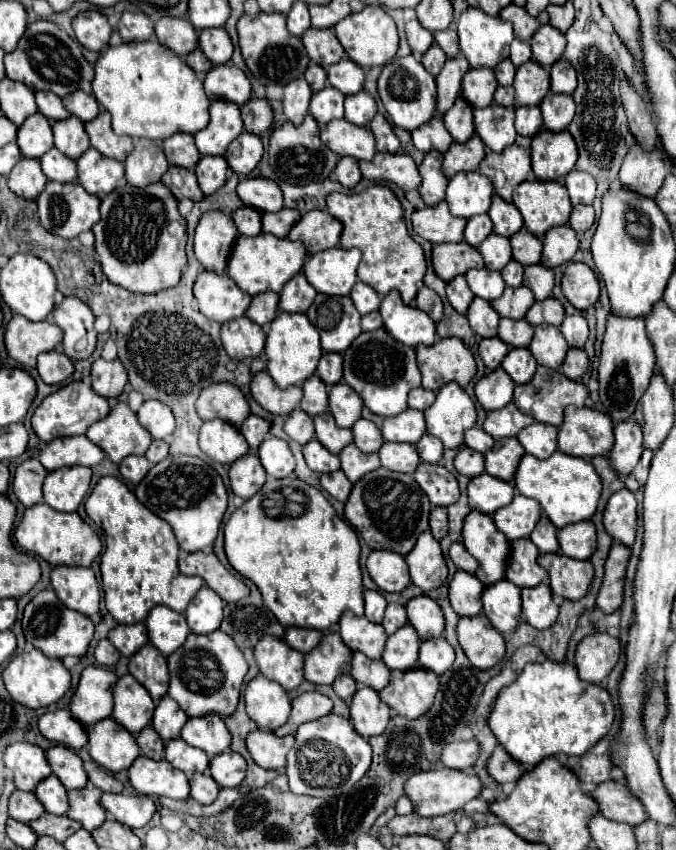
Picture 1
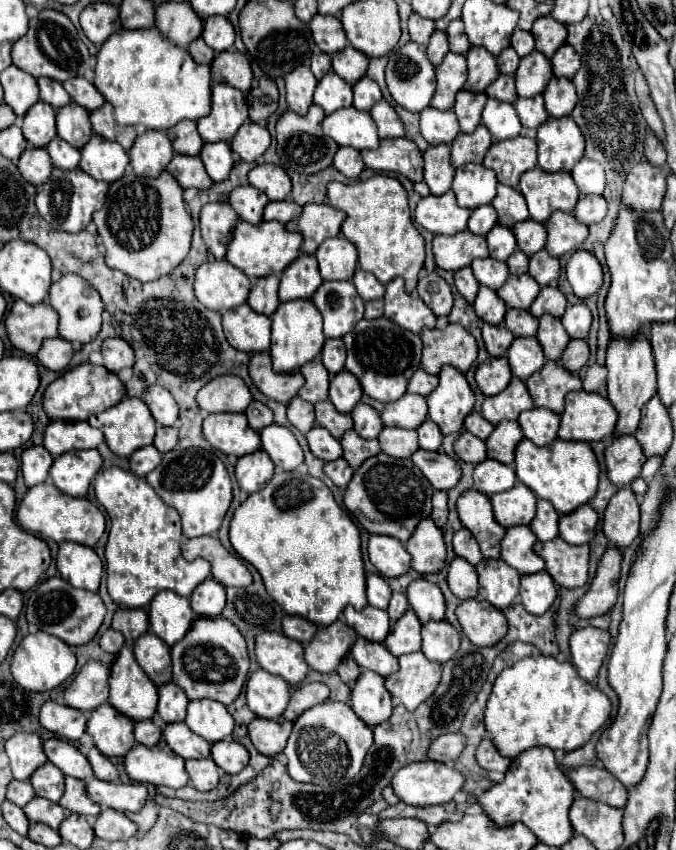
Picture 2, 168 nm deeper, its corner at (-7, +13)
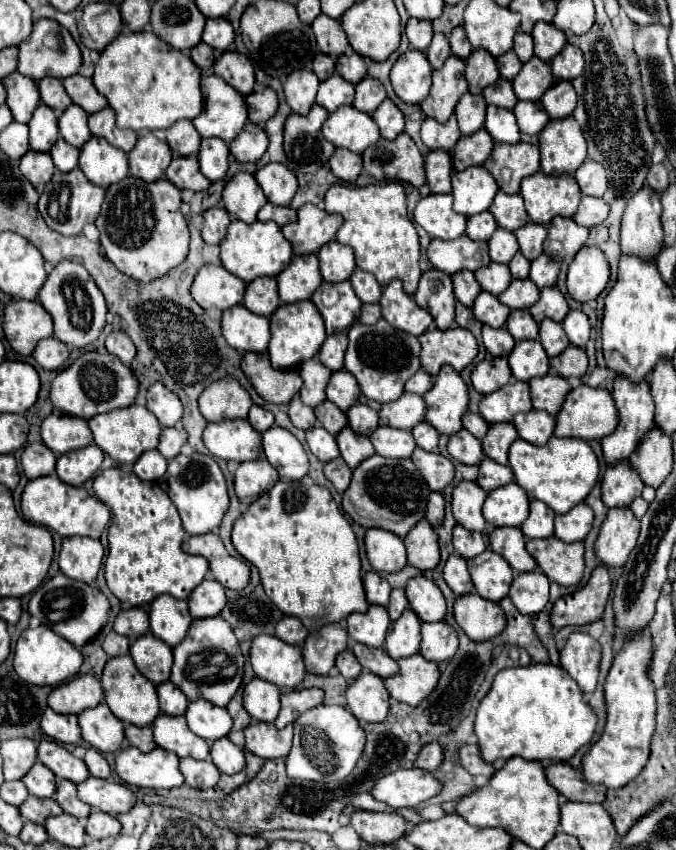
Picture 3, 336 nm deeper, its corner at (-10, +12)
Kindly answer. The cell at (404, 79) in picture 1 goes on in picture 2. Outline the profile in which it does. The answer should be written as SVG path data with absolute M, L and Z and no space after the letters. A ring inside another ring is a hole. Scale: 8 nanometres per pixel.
M407 42L403 48L395 50L389 56L385 78L387 78L387 88L393 96L393 100L409 112L421 112L423 108L427 108L431 104L431 98L435 96L435 84L437 84L435 66L427 60L425 50L415 42Z

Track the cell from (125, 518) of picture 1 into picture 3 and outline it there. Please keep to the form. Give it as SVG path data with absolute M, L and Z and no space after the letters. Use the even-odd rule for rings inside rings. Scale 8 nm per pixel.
M112 467L96 475L94 495L112 511L112 523L108 527L110 553L104 563L104 577L110 591L122 603L144 607L162 593L186 599L202 583L208 573L208 561L182 551L184 529L180 515L160 485L142 483L132 471Z

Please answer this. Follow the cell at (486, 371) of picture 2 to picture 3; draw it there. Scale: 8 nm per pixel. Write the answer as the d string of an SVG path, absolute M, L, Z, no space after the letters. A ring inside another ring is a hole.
M486 357L474 367L470 379L472 379L472 387L480 395L486 395L506 385L512 379L512 373L504 357Z

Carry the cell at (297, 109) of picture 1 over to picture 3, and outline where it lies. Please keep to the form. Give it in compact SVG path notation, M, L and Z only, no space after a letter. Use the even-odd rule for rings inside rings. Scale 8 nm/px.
M298 69L298 73L290 73L284 83L284 95L294 113L306 115L310 111L316 101L318 83L320 81L312 69Z

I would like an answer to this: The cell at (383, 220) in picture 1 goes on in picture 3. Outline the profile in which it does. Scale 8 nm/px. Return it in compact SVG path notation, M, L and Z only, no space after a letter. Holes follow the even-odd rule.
M396 181L384 185L366 187L342 187L334 185L326 191L326 213L340 213L344 225L338 229L336 239L342 245L352 247L356 265L368 273L374 273L380 285L388 285L392 279L400 279L404 291L414 295L420 279L420 243L412 221L406 215L404 189Z

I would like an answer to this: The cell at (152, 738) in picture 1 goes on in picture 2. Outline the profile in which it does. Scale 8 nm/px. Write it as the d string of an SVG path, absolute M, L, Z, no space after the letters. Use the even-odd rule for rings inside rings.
M153 720L135 722L135 740L137 740L139 744L155 746L155 744L159 744L161 736L163 736L163 728L157 726Z

